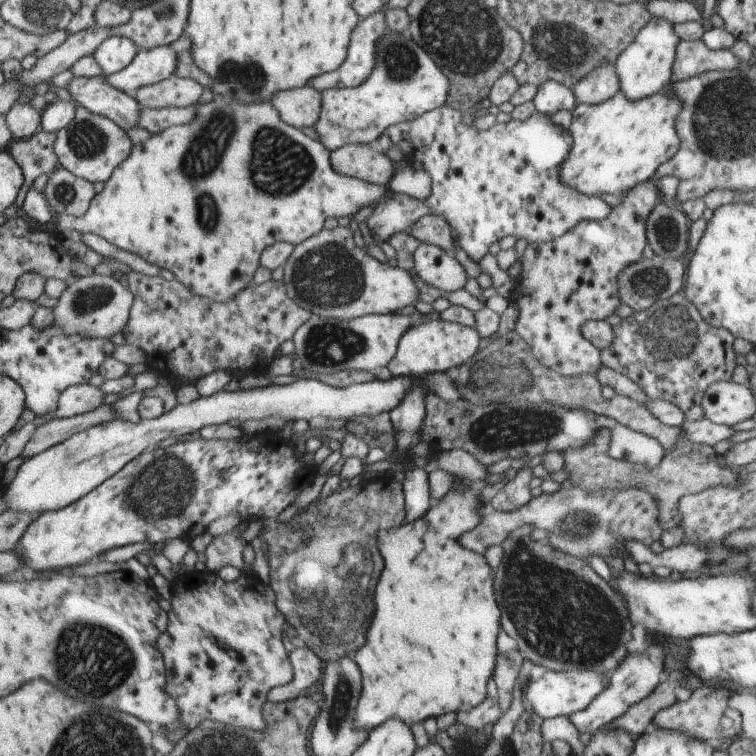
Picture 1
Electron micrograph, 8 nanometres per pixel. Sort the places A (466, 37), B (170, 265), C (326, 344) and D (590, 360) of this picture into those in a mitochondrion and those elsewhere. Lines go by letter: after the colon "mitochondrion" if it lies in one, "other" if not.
A: mitochondrion
B: other
C: mitochondrion
D: other

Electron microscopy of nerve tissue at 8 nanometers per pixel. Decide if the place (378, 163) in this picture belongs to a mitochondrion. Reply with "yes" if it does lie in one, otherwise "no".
no

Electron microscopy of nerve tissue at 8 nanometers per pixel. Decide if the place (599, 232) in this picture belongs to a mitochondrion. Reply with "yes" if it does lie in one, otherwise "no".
no

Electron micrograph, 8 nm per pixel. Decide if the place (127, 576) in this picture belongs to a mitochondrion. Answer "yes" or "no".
no

